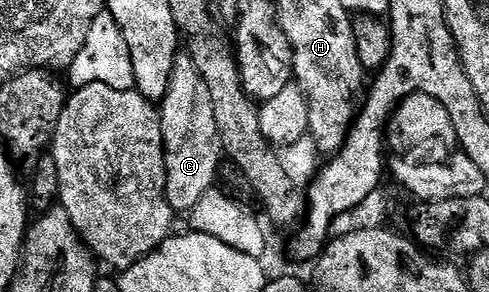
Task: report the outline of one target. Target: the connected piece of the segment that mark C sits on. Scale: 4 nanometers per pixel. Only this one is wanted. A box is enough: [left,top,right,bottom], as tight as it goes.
[158,53,225,213]

